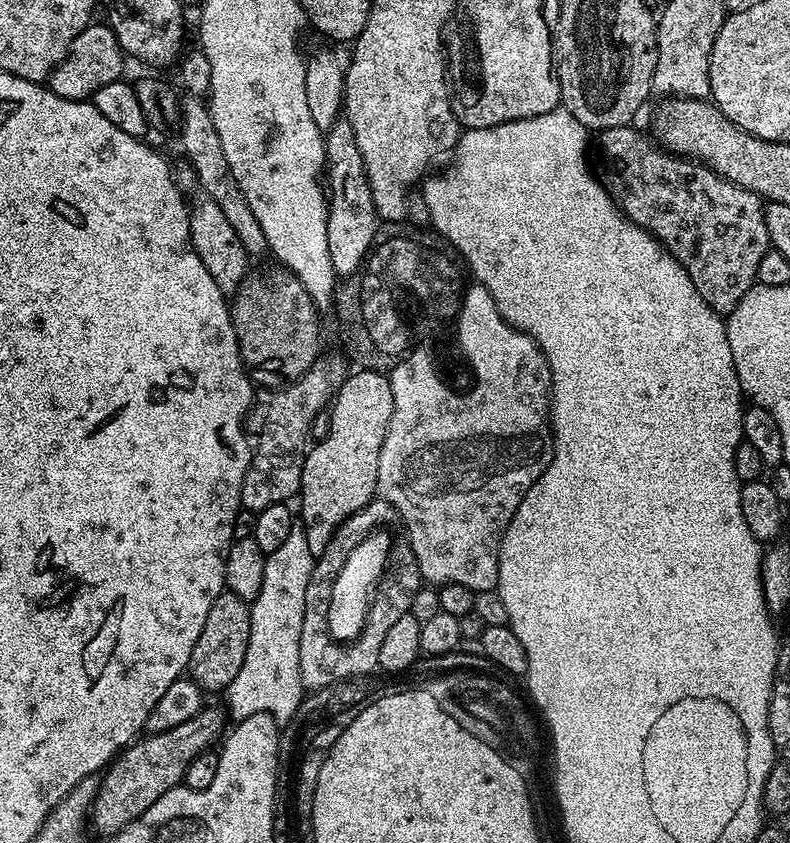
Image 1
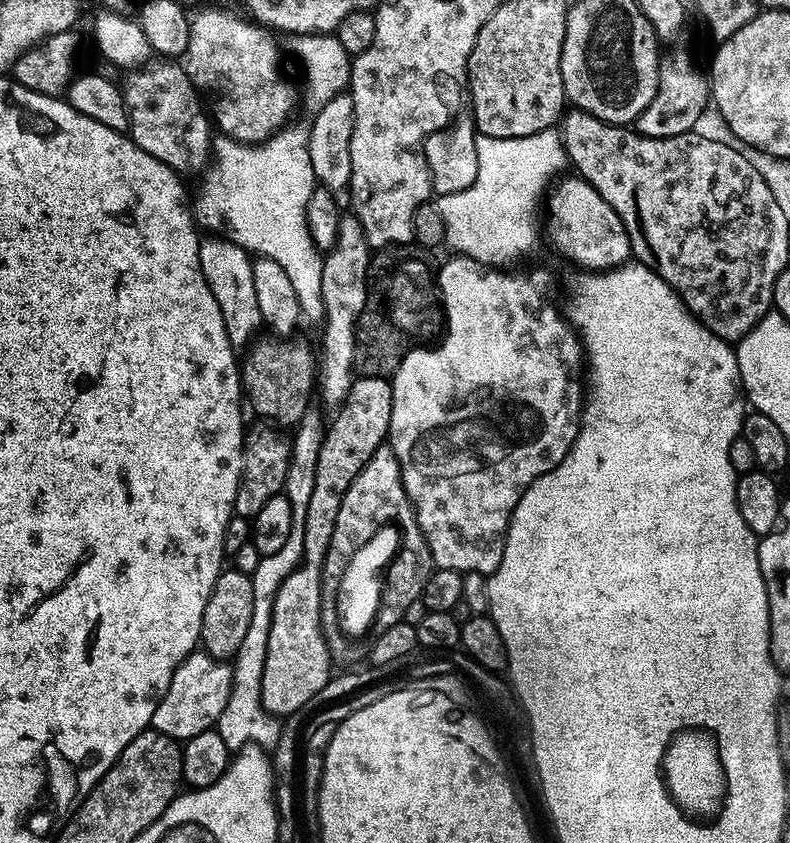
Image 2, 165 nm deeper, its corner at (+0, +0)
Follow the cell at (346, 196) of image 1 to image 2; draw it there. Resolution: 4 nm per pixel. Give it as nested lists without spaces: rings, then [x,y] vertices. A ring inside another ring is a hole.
[[[355,214],[340,217],[338,238],[324,256],[322,302],[324,303],[324,345],[318,348],[318,396],[333,406],[339,405],[354,379],[352,363],[356,357],[356,324],[368,301],[368,239]]]

